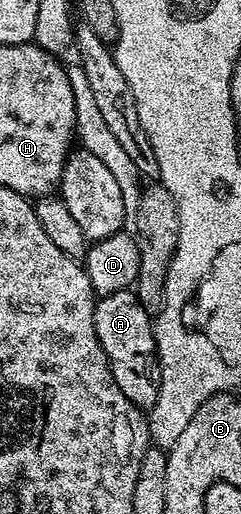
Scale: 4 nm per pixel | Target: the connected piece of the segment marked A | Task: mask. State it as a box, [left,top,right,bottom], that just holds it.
[95,289,159,408]

